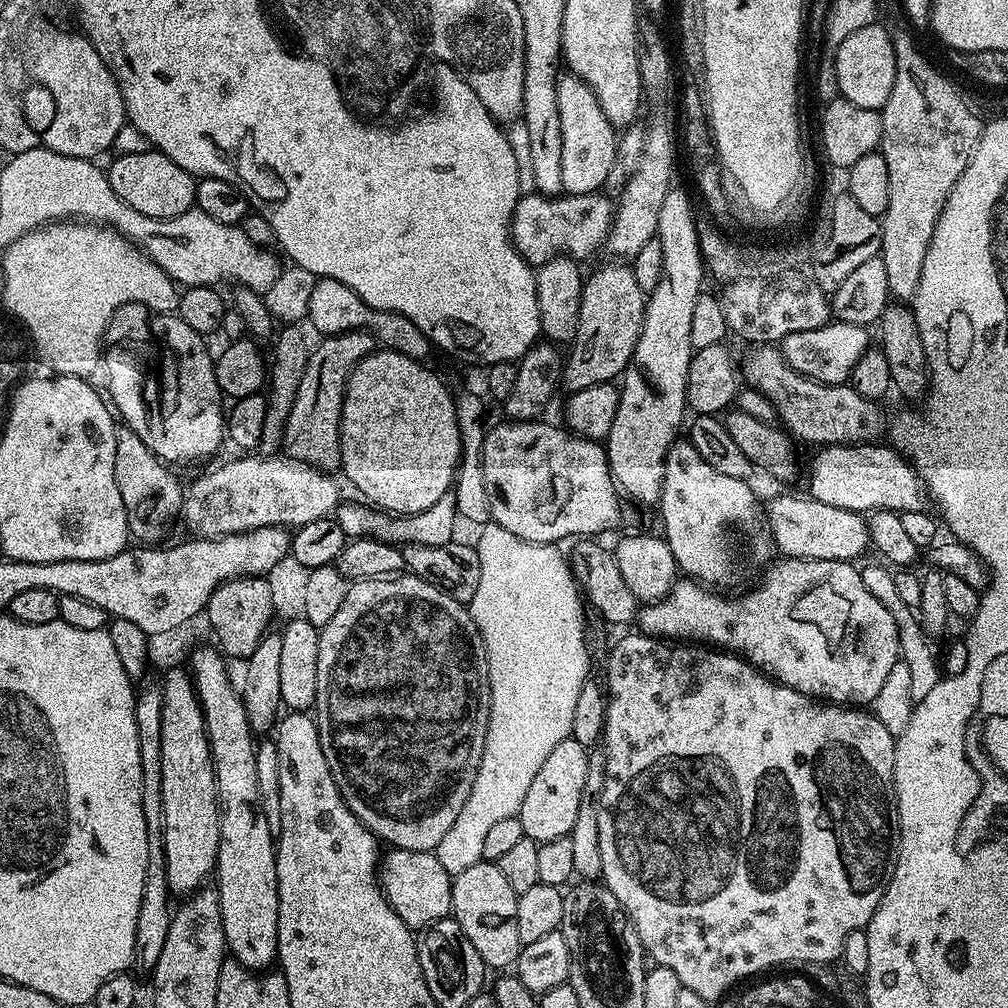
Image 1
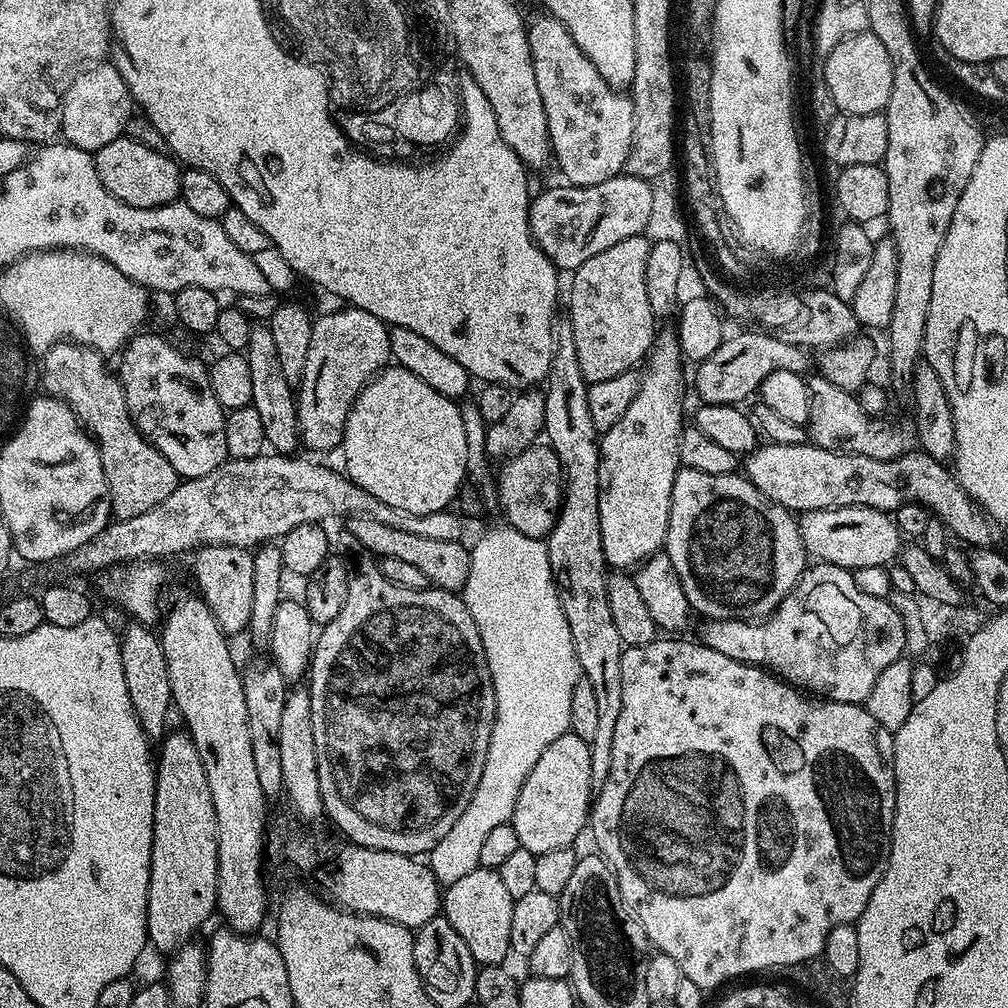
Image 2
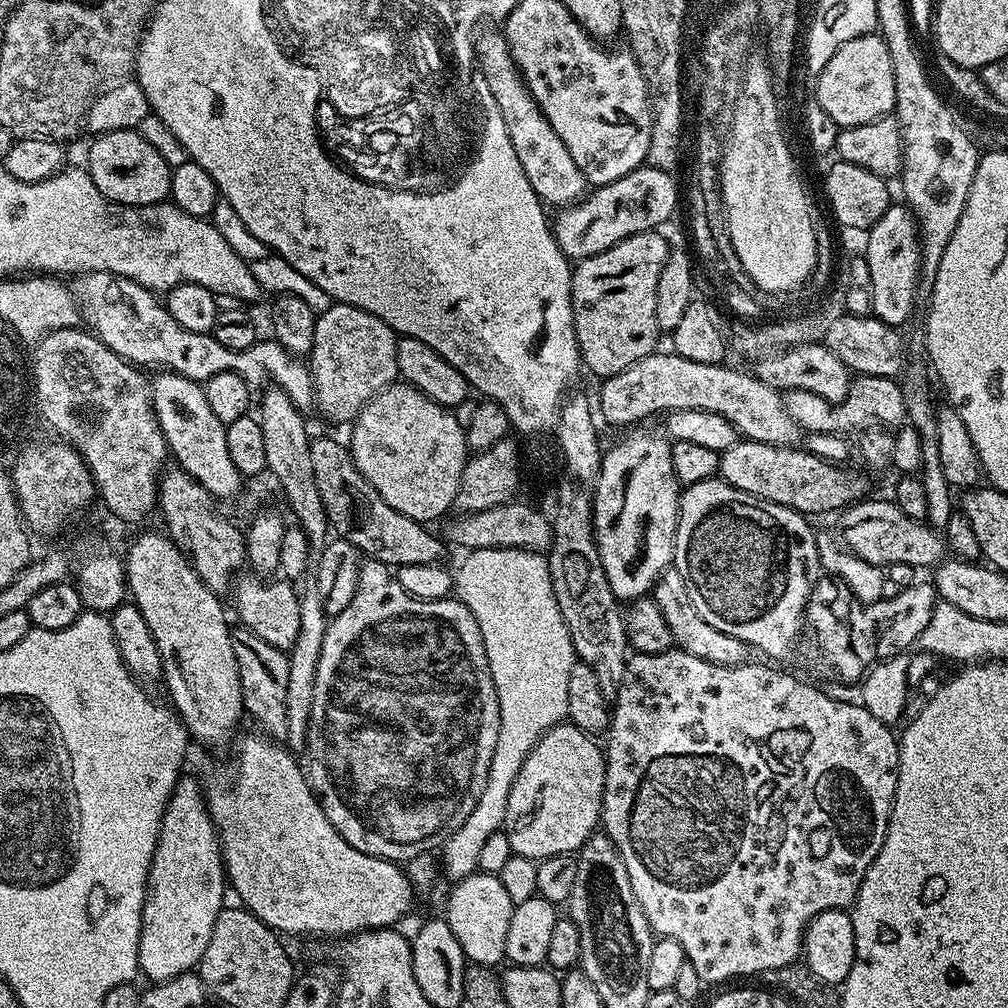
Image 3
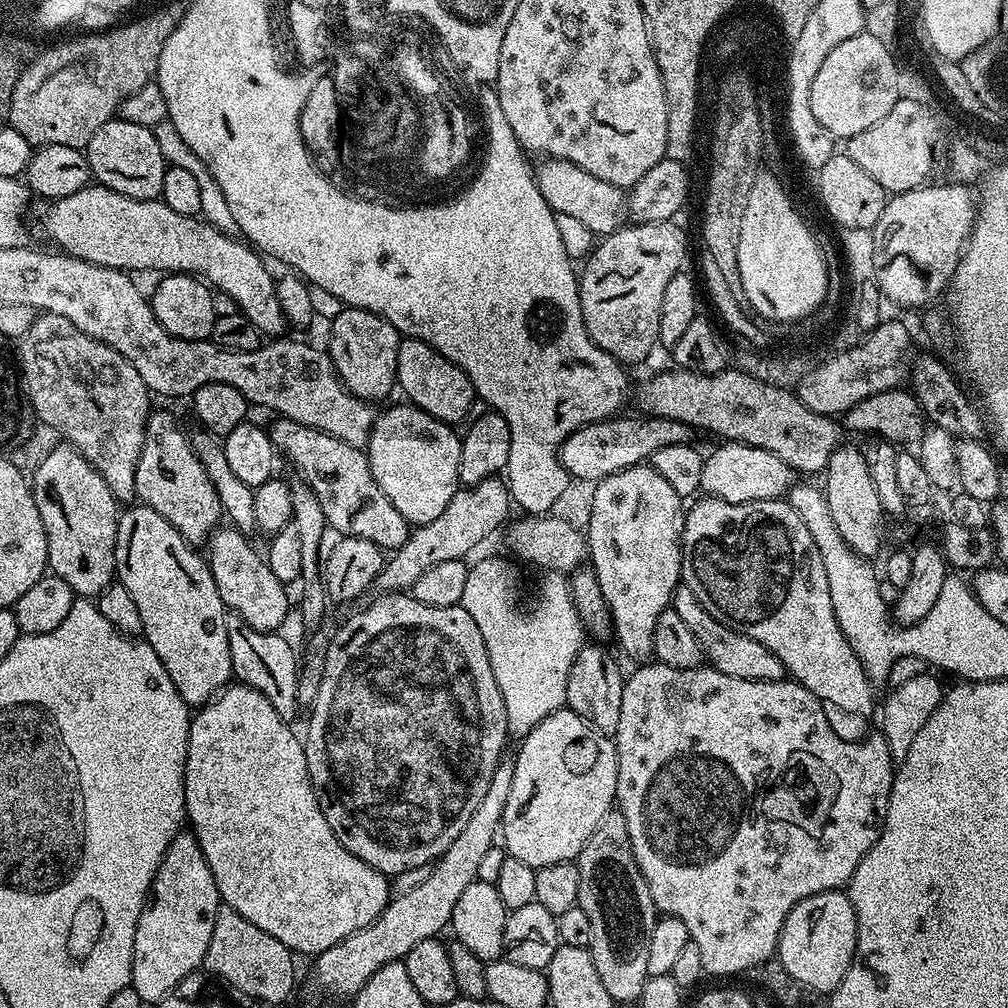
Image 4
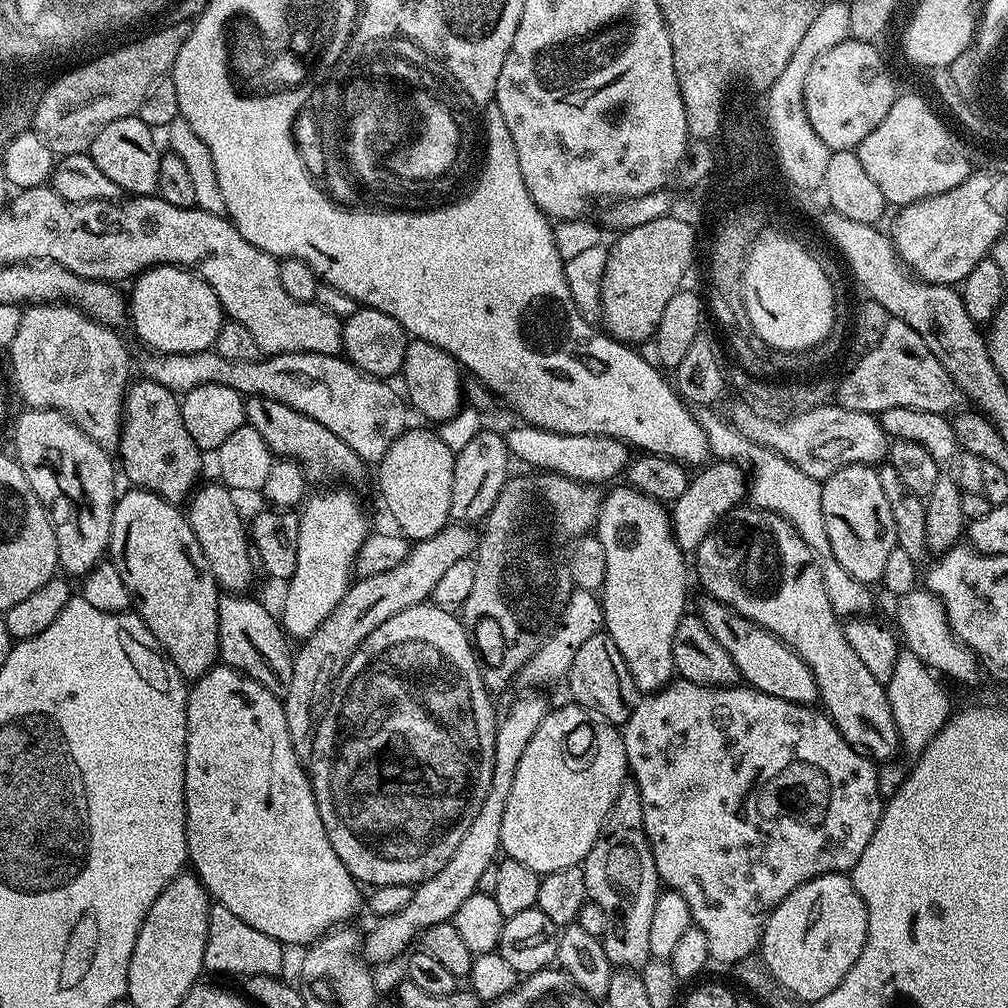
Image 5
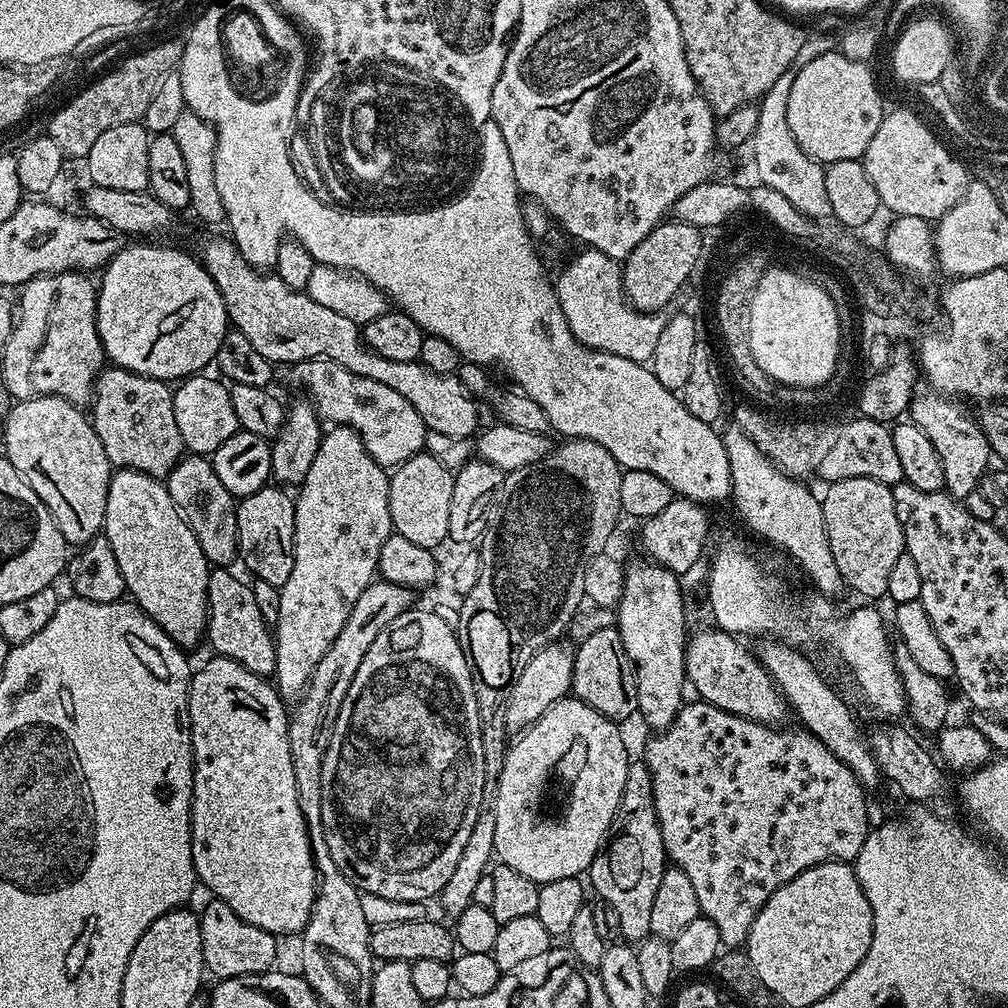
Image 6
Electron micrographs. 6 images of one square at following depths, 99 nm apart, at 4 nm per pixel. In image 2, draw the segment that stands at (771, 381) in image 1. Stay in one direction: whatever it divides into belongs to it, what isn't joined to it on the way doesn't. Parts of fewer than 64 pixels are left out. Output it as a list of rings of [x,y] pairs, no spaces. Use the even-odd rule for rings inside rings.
[[[824,377],[814,378],[808,384],[809,389],[814,393],[808,424],[811,443],[831,452],[854,453],[868,458],[877,458],[879,461],[888,461],[903,455],[906,448],[904,434],[894,423],[884,420],[888,418],[882,416],[868,416],[853,393],[834,386]]]

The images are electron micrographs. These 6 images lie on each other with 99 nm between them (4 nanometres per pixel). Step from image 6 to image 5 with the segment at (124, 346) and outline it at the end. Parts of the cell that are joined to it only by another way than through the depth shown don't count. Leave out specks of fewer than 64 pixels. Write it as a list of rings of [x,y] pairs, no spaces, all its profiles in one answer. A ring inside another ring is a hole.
[[[159,264],[157,268],[147,268],[135,277],[132,286],[132,296],[130,292],[126,300],[126,312],[130,317],[130,324],[132,320],[132,328],[136,331],[137,338],[142,343],[149,344],[153,353],[206,352],[215,345],[216,335],[222,323],[222,309],[214,290],[210,290],[203,278],[195,276],[186,268],[178,268],[175,264]]]

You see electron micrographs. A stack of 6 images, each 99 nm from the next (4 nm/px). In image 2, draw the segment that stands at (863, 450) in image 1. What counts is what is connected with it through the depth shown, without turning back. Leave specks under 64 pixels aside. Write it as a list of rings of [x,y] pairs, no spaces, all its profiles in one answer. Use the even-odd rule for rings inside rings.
[[[764,442],[747,453],[745,460],[748,461],[745,464],[743,461],[742,472],[766,498],[793,514],[850,506],[892,514],[903,504],[920,504],[943,522],[957,541],[972,548],[993,547],[997,543],[998,528],[987,512],[956,481],[955,475],[944,469],[947,467],[941,461],[930,458],[922,450],[915,451],[908,450],[892,460],[879,461],[854,453],[831,452],[811,442],[800,445]]]

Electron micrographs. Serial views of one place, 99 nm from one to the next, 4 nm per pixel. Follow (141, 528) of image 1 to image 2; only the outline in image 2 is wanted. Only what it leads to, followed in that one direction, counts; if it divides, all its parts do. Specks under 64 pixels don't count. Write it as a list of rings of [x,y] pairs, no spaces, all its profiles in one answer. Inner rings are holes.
[[[71,342],[54,345],[43,353],[42,360],[43,391],[69,404],[72,413],[88,429],[89,436],[98,446],[113,513],[125,520],[134,514],[146,514],[146,510],[158,506],[158,502],[165,500],[175,490],[178,483],[176,471],[170,462],[166,462],[159,449],[136,429],[119,375],[114,374],[113,369],[112,372],[108,369],[109,361],[93,348]]]

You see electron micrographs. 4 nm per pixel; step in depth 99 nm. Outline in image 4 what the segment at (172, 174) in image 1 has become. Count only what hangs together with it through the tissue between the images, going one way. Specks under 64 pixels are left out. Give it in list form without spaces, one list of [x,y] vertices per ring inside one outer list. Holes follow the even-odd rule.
[[[119,118],[107,120],[98,126],[94,138],[90,138],[86,155],[95,183],[118,190],[118,194],[126,194],[126,198],[154,200],[159,197],[166,165],[152,129]]]

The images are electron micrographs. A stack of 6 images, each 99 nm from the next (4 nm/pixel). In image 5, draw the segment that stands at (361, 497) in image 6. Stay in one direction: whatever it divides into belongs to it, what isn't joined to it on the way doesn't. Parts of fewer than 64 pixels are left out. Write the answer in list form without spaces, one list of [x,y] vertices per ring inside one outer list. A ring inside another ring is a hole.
[[[328,486],[320,490],[325,490],[325,492],[320,492],[317,496],[309,495],[303,501],[298,512],[300,517],[298,566],[294,566],[292,579],[286,584],[288,597],[284,600],[284,616],[282,615],[282,627],[285,633],[296,642],[303,642],[310,634],[314,634],[314,630],[318,630],[318,626],[322,626],[322,622],[326,622],[326,618],[330,618],[334,606],[338,606],[338,602],[342,602],[342,598],[348,592],[349,584],[354,580],[356,555],[370,531],[368,516],[364,513],[359,498],[350,489],[340,487],[348,486]]]

